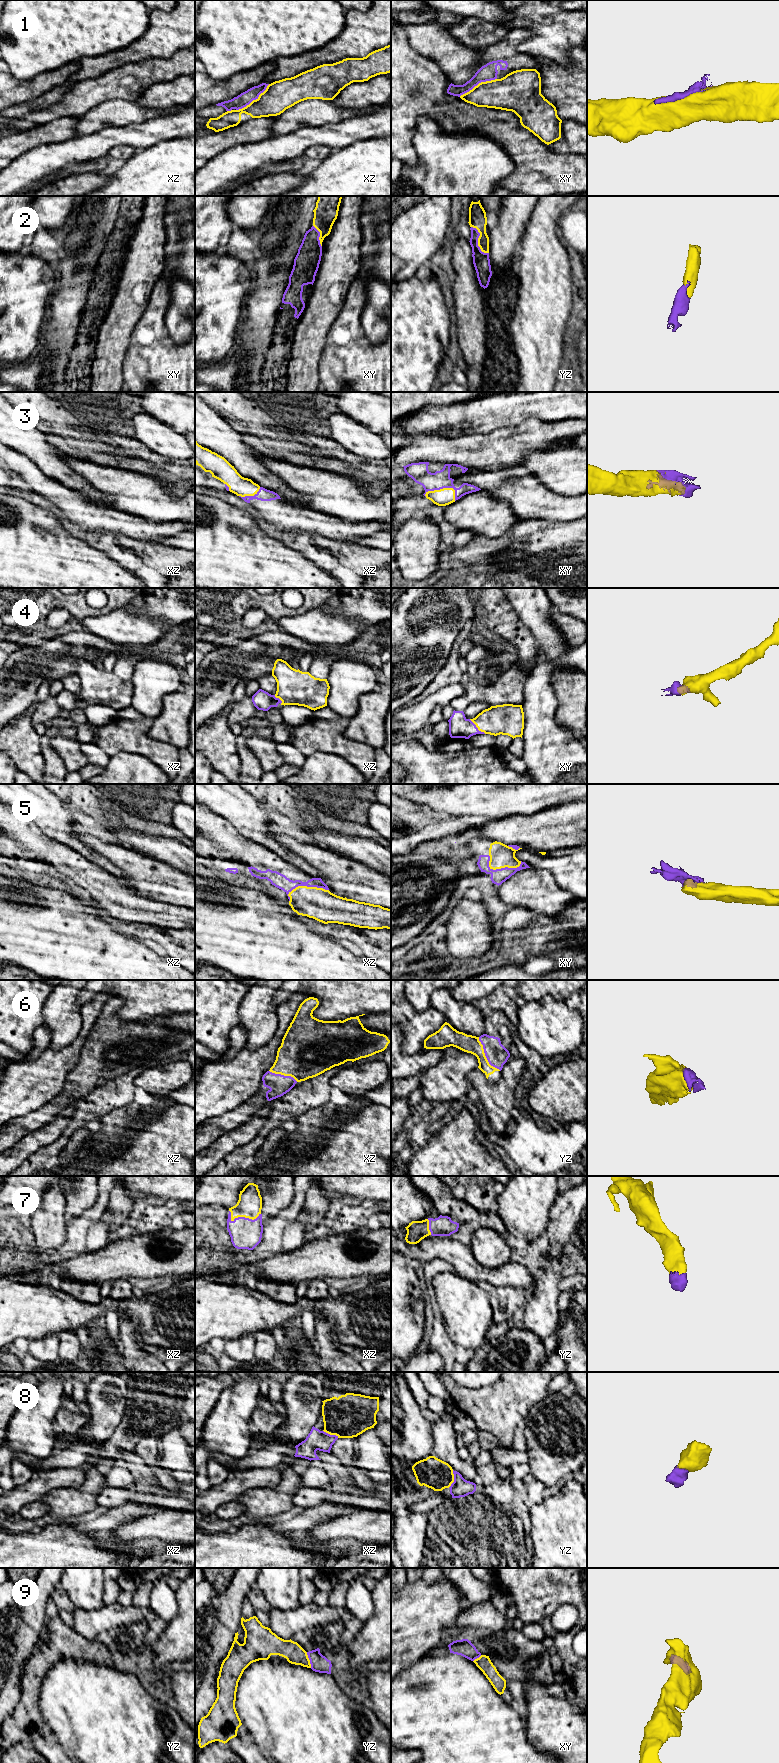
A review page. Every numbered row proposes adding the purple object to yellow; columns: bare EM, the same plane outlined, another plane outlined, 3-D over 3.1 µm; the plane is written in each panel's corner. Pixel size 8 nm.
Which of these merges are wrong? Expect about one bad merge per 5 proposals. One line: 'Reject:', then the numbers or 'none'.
Reject: 1

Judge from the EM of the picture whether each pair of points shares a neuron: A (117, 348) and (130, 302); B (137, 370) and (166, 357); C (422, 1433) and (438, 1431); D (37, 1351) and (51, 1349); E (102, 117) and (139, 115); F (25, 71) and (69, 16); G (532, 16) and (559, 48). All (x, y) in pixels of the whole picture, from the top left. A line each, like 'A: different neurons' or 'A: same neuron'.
A: same neuron
B: same neuron
C: different neurons
D: same neuron
E: same neuron
F: same neuron
G: same neuron

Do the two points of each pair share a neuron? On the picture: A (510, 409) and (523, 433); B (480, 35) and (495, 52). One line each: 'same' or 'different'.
A: different
B: different

